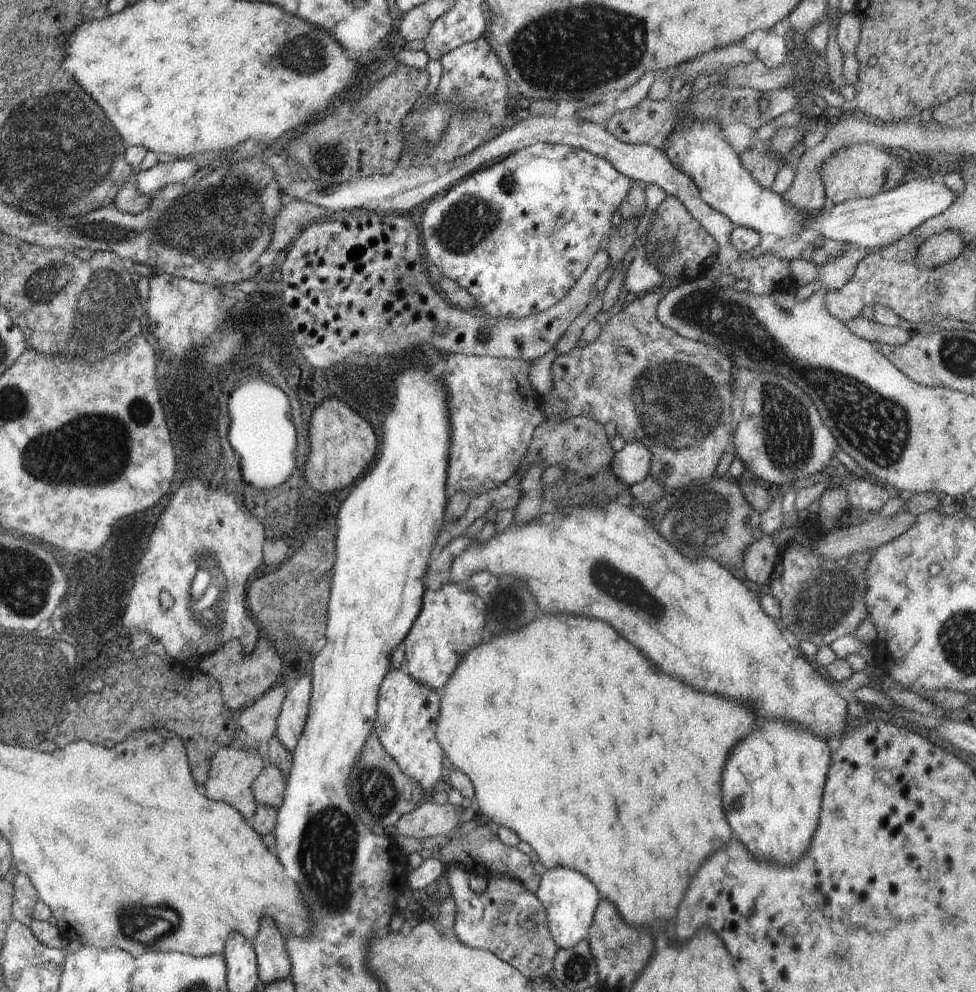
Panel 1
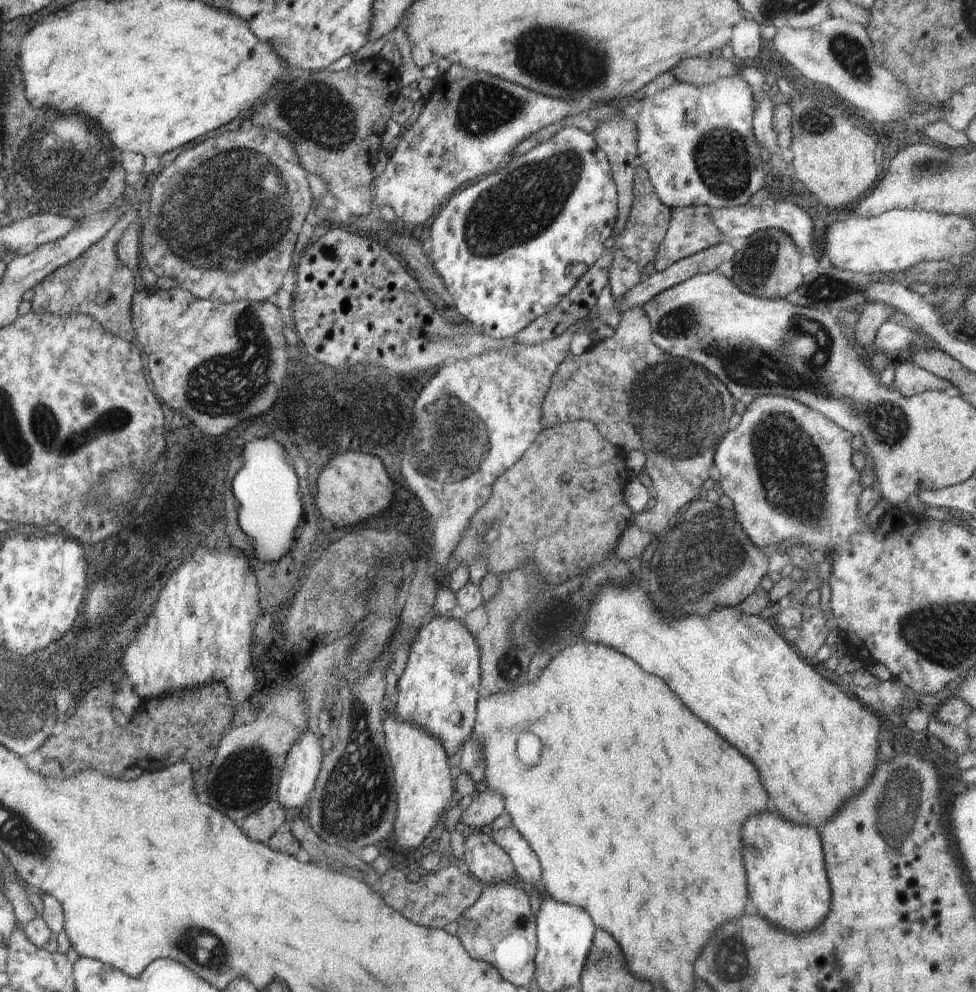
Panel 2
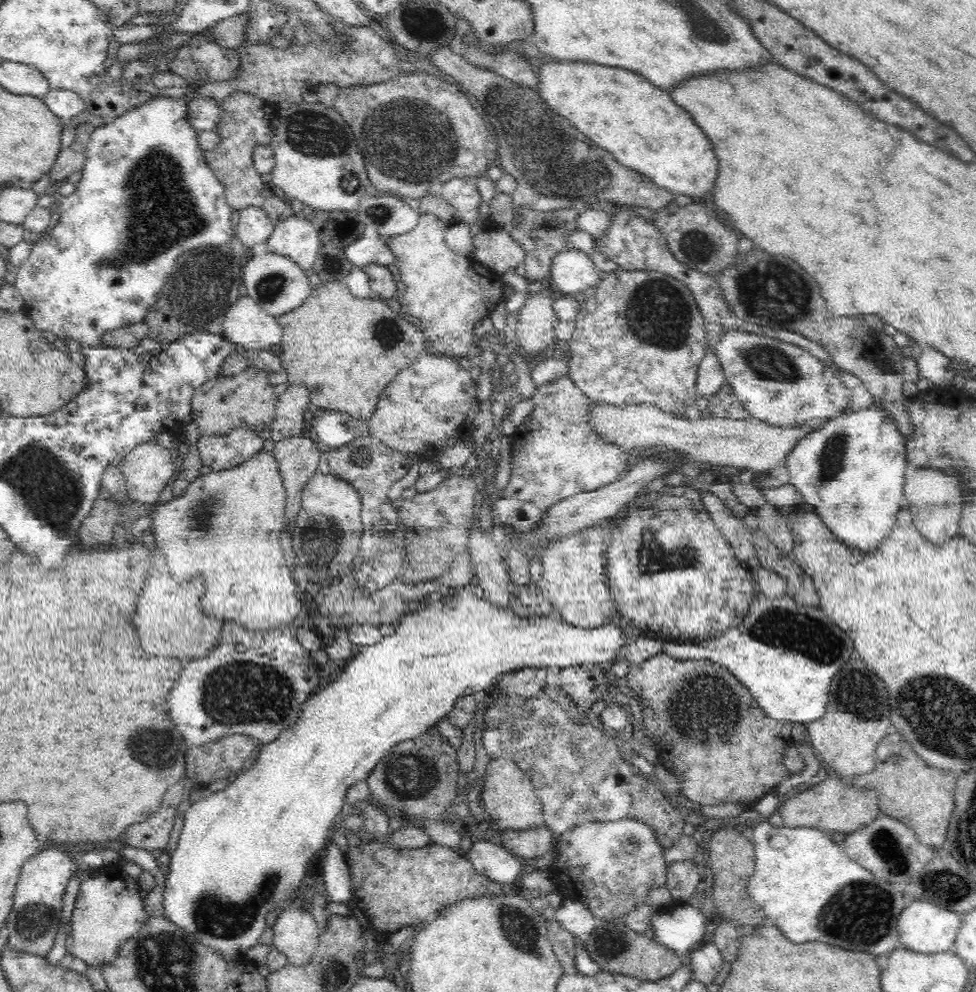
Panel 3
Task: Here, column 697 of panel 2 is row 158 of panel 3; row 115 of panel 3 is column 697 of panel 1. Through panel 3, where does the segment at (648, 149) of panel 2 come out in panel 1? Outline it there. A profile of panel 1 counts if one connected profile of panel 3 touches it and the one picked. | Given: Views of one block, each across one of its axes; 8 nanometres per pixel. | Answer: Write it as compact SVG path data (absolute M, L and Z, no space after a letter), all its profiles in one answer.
M704 117L698 120L686 119L676 124L676 128L667 137L662 150L670 160L670 163L674 164L694 182L700 192L702 201L705 201L713 210L724 214L735 226L754 230L760 235L763 233L772 234L778 240L788 241L807 230L818 230L820 235L832 239L834 242L851 244L855 249L878 251L882 247L892 245L899 239L910 235L930 218L943 214L957 200L956 195L958 193L954 193L950 188L947 188L940 178L933 179L927 176L917 176L908 183L899 185L889 192L869 198L857 197L856 199L848 199L841 204L835 205L829 212L820 210L809 215L806 211L786 203L782 195L775 192L775 190L761 188L744 169L739 158L740 155L737 155L726 142L720 133L721 129L721 124L717 119L711 120Z

